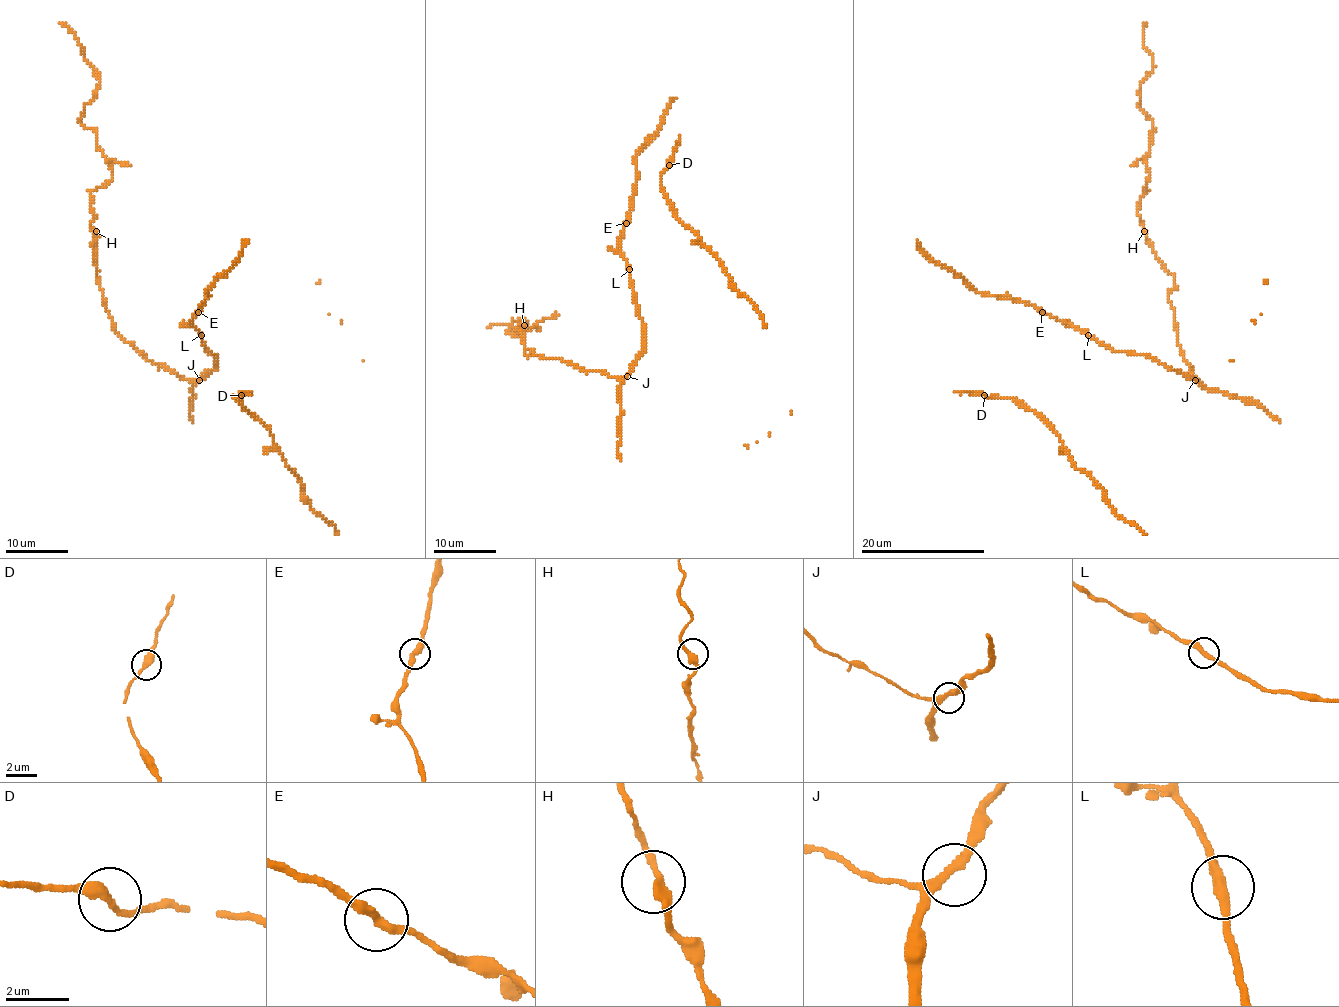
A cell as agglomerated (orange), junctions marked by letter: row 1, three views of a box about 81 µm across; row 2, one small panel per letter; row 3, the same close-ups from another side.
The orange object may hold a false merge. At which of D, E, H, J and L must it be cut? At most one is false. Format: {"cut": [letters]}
{"cut": []}

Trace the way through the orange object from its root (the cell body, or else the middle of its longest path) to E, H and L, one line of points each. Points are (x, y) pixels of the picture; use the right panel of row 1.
E: (1194, 378), (1146, 355), (1102, 346), (1070, 324), (1042, 312)
H: (1194, 378), (1197, 380), (1178, 344), (1177, 323), (1167, 296), (1173, 287), (1173, 276), (1156, 256), (1144, 231)
L: (1194, 378), (1146, 355), (1102, 346), (1088, 335)

